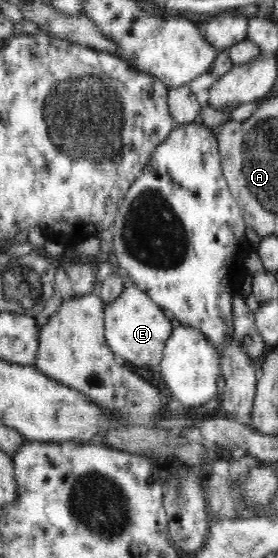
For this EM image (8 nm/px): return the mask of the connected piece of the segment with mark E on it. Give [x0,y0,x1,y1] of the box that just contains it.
[104,273,174,369]

